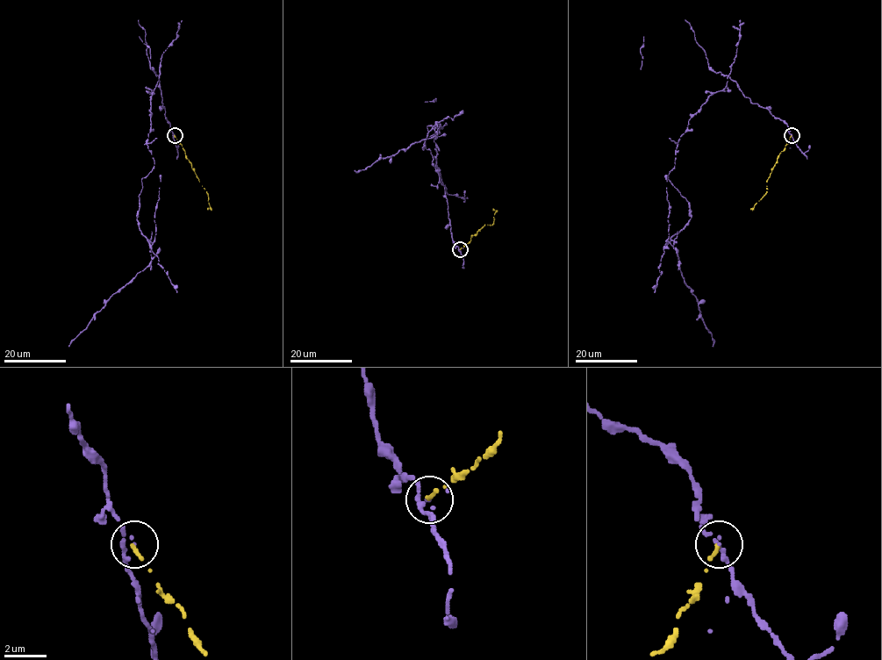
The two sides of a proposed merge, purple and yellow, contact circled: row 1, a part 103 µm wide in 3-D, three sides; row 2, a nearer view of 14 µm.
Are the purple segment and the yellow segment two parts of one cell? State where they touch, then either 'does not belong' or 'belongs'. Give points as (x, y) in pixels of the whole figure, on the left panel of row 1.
(175, 135) | does not belong

